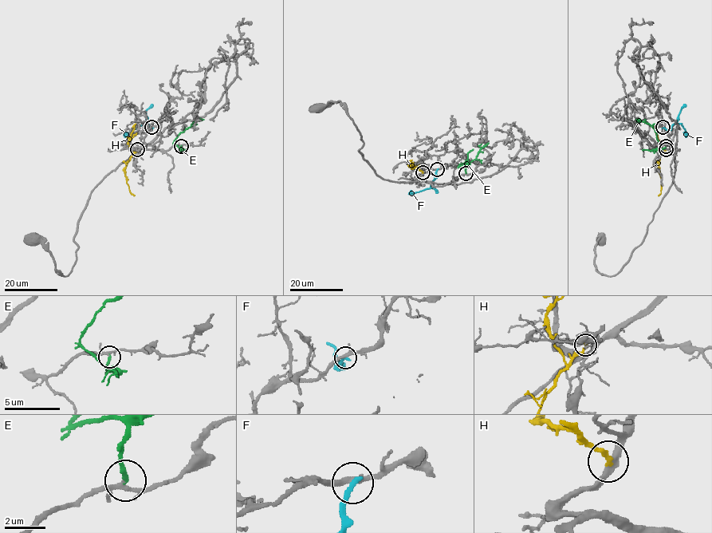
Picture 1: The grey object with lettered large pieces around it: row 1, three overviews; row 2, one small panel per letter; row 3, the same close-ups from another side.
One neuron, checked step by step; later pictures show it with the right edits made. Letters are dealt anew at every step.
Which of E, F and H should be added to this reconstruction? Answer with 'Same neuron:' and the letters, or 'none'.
Same neuron: E

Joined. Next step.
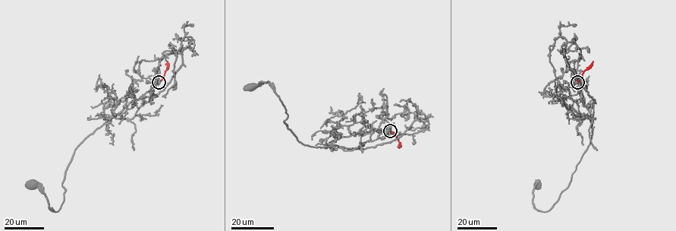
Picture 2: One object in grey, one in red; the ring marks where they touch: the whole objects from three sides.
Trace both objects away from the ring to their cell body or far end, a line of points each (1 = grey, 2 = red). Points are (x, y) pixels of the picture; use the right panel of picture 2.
1: (577, 82), (580, 51), (568, 42), (565, 62), (593, 99), (590, 143), (546, 211), (533, 207), (537, 183)
2: (577, 82), (593, 61)

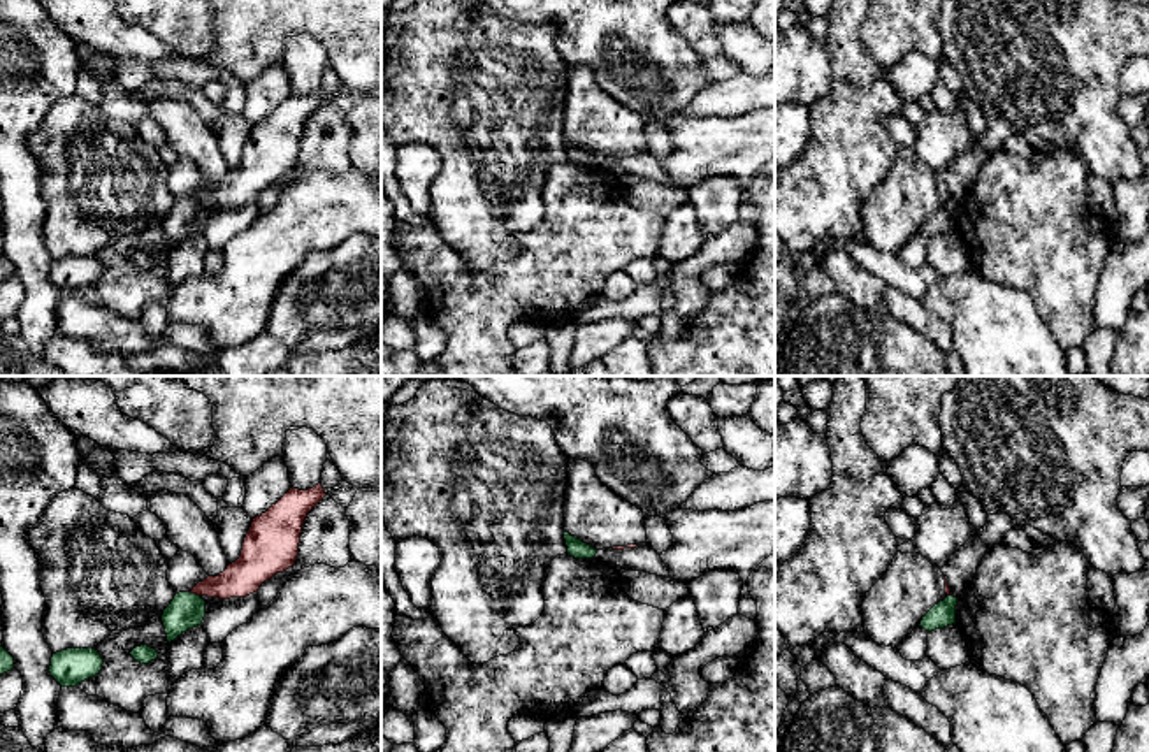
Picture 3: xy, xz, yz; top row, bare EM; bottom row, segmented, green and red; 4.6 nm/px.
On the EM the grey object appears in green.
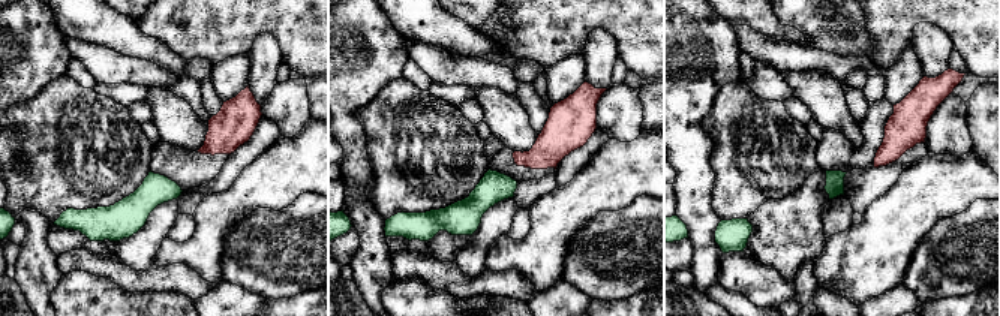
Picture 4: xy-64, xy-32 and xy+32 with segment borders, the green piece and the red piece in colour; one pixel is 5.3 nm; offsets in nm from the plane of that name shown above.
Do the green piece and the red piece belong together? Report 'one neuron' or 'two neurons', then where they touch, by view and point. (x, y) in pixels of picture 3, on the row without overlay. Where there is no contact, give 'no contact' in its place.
two neurons | xy (195, 201)

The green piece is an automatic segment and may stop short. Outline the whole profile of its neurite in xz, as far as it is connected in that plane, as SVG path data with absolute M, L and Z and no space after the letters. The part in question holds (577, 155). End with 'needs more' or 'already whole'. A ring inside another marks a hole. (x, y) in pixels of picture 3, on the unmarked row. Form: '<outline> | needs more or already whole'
M564 137L567 160L574 165L592 165L597 156Z | already whole

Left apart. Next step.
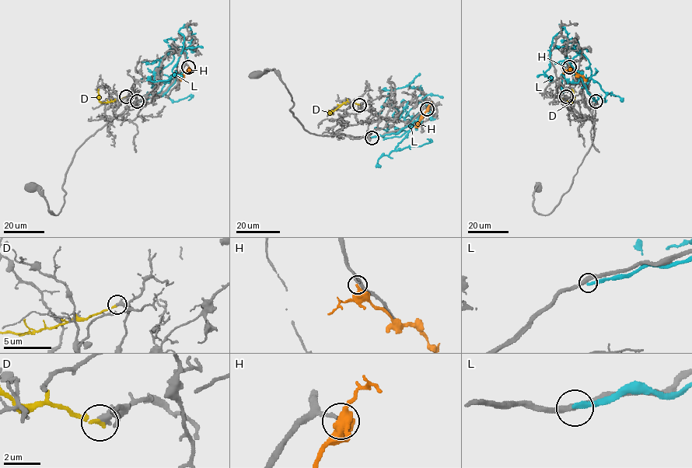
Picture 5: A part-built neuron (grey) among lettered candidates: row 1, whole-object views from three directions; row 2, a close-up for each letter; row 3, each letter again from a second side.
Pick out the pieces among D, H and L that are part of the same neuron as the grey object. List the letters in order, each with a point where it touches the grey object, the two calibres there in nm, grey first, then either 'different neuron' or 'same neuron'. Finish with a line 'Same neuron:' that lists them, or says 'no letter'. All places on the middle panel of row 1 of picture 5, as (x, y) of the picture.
D: (359, 105) | 400/200 nm | different neuron
H: (427, 109) | 180/340 nm | different neuron
L: (372, 137) | 320/280 nm | different neuron
Same neuron: no letter

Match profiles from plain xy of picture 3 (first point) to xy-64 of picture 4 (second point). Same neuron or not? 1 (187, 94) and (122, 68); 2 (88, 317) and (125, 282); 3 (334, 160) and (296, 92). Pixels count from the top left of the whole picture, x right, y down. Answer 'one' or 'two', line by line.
1: one
2: one
3: one

